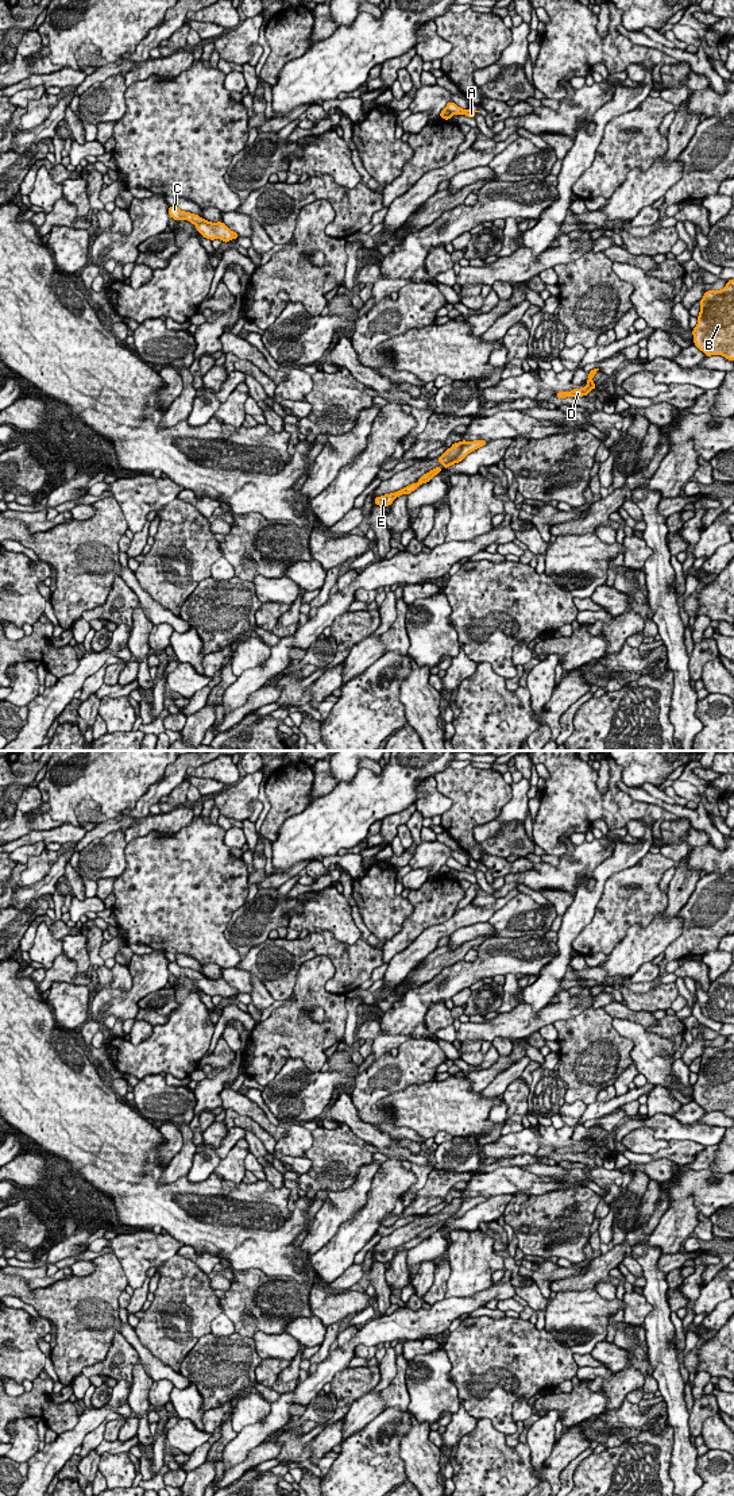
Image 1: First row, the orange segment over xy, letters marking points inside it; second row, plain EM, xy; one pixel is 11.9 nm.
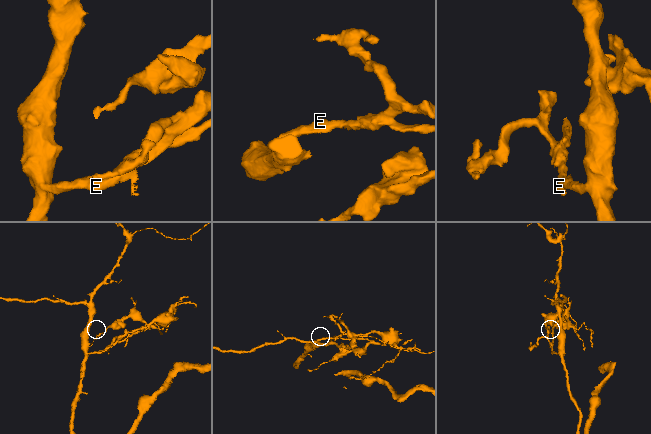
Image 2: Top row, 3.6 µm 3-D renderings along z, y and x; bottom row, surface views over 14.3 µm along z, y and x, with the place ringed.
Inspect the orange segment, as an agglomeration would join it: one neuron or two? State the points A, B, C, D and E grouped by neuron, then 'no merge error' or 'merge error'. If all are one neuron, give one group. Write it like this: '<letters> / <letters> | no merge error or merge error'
A C D E / B | merge error

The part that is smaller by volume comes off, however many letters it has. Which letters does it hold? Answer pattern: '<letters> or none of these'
B

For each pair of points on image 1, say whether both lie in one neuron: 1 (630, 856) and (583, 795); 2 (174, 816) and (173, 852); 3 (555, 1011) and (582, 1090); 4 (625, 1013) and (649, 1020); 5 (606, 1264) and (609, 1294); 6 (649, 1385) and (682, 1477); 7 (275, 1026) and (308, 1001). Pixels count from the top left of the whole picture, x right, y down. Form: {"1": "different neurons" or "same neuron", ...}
{"1": "different neurons", "2": "different neurons", "3": "different neurons", "4": "same neuron", "5": "different neurons", "6": "different neurons", "7": "same neuron"}

